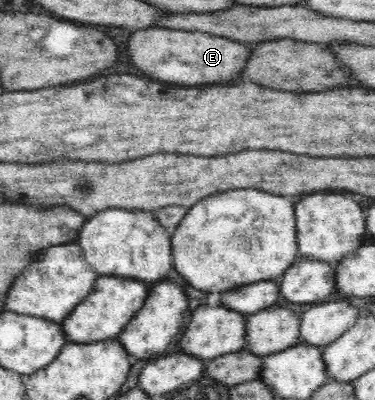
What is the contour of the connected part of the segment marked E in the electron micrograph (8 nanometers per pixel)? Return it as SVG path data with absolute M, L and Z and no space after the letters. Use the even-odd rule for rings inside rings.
M146 29L136 31L130 35L128 43L128 59L134 67L142 73L160 79L160 81L180 81L180 85L198 85L198 83L222 83L222 81L239 81L248 55L251 54L251 45L236 42L224 37L202 33L200 31L172 31L172 29ZM168 61L180 61L184 65L192 65L192 69L172 67Z

